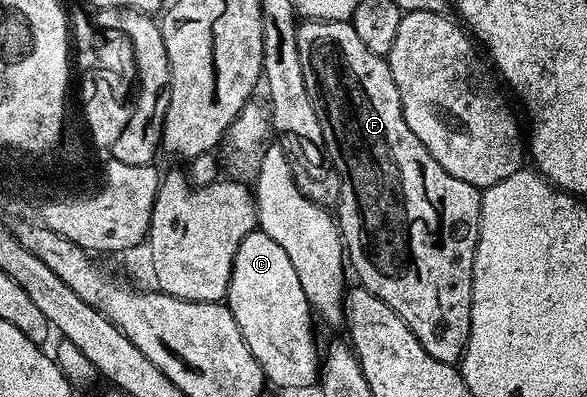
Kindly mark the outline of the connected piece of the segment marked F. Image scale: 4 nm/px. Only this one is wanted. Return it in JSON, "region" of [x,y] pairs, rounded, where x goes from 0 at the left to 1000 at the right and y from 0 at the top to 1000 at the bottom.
{"region":[[[521,48],[508,65],[508,126],[511,128],[511,169],[518,179],[518,219],[525,219],[525,239],[530,244],[532,264],[538,275],[538,292],[545,305],[545,322],[550,330],[550,360],[554,390],[560,413],[567,416],[569,428],[578,441],[578,496],[572,509],[572,554],[576,562],[576,582],[583,589],[583,615],[586,620],[588,645],[593,650],[595,675],[612,698],[615,725],[634,733],[634,743],[641,743],[654,763],[661,763],[661,773],[668,773],[668,783],[675,783],[675,793],[681,793],[681,804],[688,804],[688,814],[709,844],[709,854],[716,854],[716,864],[722,874],[722,884],[729,884],[729,894],[736,894],[736,904],[750,904],[756,914],[773,919],[785,912],[789,889],[794,887],[794,866],[797,864],[797,844],[801,841],[801,776],[804,773],[804,703],[807,700],[807,635],[814,620],[814,562],[821,552],[821,486],[809,466],[790,461],[790,451],[777,451],[770,441],[763,441],[763,431],[756,431],[756,421],[750,421],[750,411],[743,411],[743,401],[736,401],[736,390],[722,370],[722,360],[716,360],[716,350],[709,350],[709,340],[702,340],[702,320],[695,320],[695,310],[688,302],[688,280],[681,259],[681,229],[675,219],[675,199],[668,199],[668,179],[664,176],[663,151],[652,136],[635,134],[627,118],[620,118],[620,106],[613,98],[613,88],[606,88],[601,60],[596,53],[537,53]]]}

